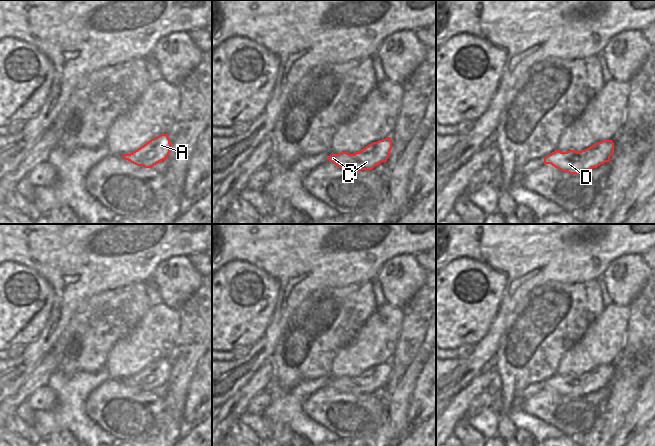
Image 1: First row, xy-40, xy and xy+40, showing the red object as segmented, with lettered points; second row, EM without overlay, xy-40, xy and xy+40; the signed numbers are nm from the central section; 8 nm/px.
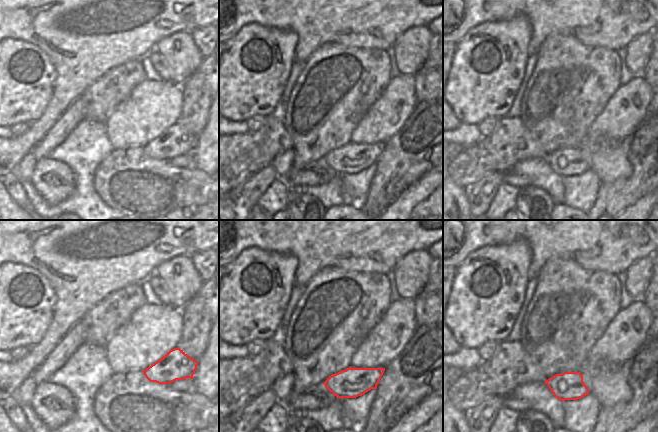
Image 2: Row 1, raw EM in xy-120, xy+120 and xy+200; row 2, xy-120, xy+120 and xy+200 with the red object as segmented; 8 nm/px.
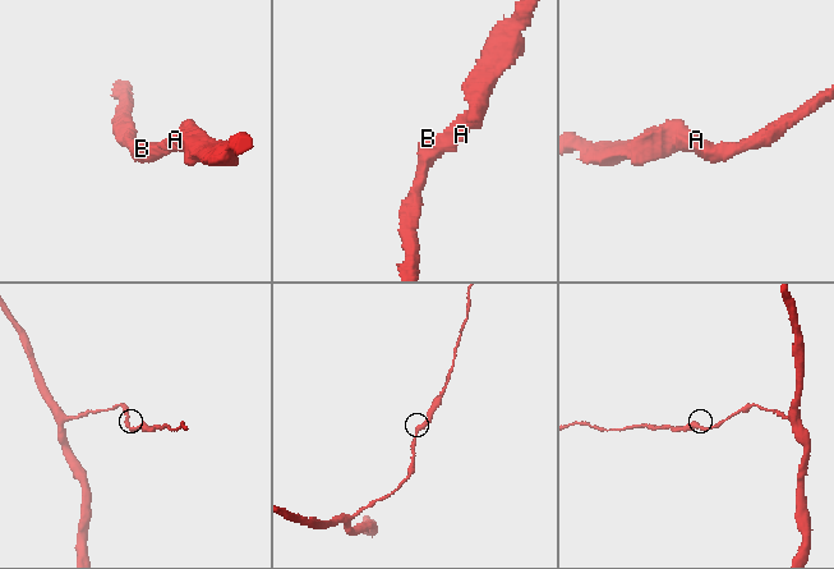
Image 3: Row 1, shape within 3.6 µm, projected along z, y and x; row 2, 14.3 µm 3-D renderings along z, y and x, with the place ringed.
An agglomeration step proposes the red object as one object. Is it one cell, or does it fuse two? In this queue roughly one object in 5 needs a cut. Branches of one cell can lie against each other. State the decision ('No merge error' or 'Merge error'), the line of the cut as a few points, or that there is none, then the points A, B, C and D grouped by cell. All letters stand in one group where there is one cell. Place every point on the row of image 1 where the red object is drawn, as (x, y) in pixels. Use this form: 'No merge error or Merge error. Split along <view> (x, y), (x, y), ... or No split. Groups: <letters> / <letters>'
No merge error. No split. Groups: A B C D

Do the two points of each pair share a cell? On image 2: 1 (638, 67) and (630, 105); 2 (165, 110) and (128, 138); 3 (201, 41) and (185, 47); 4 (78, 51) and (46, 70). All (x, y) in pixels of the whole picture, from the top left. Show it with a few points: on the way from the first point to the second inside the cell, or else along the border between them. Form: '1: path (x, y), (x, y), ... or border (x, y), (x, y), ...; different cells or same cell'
1: border (642, 76), (635, 78); different cells
2: path (156, 110), (137, 129); same cell
3: border (190, 32), (194, 44), (203, 57); different cells
4: border (39, 47), (50, 59), (56, 73), (53, 90); different cells

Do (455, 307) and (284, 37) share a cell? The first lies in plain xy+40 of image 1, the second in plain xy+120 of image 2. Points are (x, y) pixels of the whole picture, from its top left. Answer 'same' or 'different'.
same

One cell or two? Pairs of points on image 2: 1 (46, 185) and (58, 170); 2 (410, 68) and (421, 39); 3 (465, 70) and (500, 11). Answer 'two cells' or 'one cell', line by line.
1: one cell
2: one cell
3: two cells

